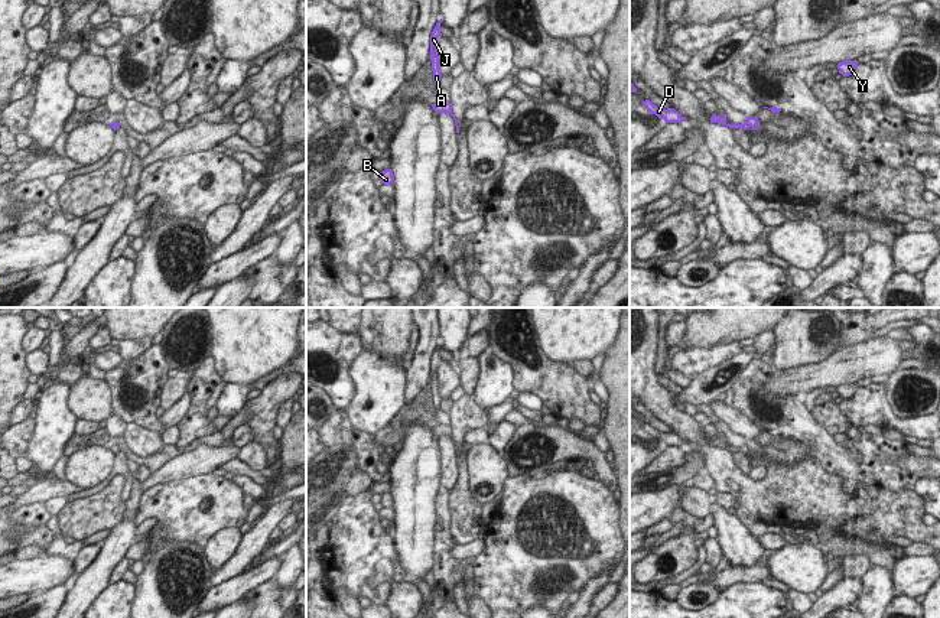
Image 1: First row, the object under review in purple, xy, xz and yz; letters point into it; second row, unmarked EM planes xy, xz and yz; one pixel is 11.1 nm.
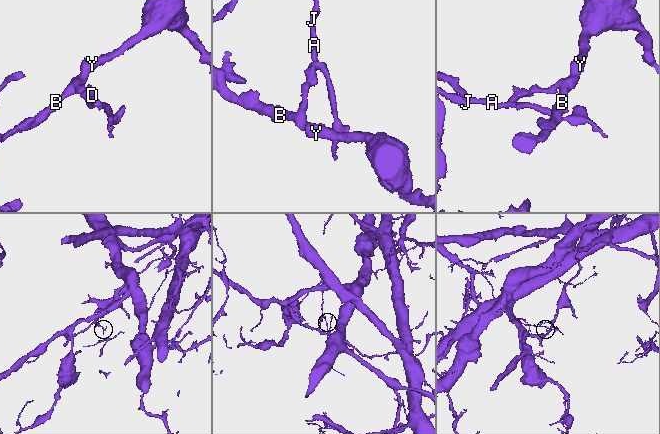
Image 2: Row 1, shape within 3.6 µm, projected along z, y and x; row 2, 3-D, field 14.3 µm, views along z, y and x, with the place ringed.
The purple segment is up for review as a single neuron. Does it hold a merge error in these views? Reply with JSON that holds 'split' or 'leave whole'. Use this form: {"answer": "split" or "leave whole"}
{"answer": "split"}

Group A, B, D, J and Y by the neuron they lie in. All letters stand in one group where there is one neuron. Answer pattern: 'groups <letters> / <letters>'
groups A D J / B Y

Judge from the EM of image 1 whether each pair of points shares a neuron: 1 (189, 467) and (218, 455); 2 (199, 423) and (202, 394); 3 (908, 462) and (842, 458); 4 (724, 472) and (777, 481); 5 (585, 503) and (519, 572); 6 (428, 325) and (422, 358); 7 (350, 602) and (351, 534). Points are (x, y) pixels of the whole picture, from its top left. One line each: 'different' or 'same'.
1: same
2: same
3: different
4: same
5: same
6: same
7: different

